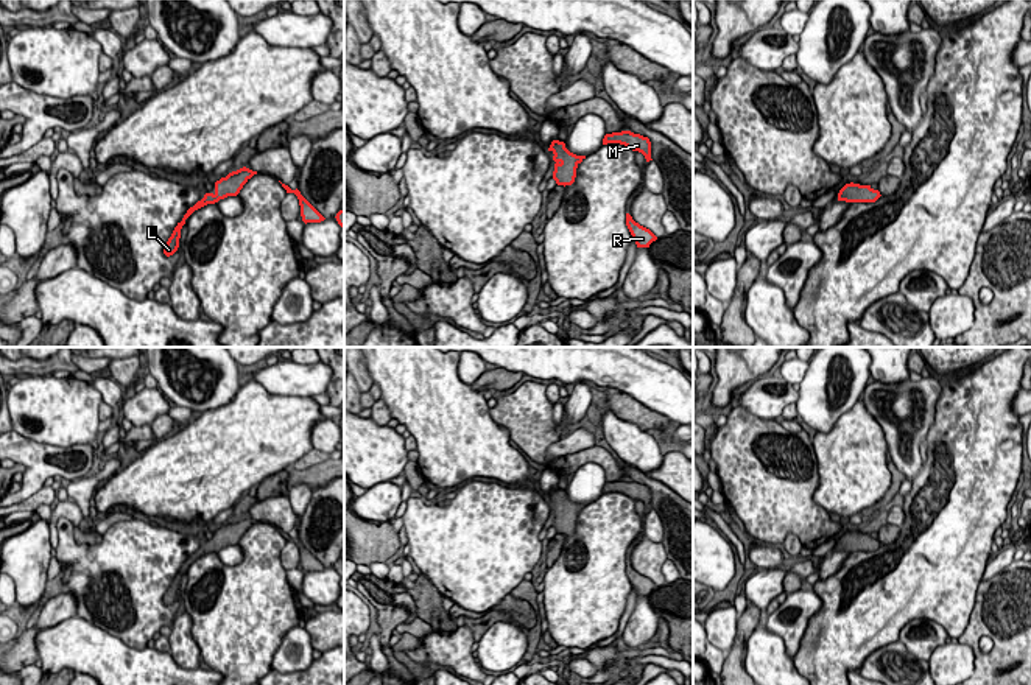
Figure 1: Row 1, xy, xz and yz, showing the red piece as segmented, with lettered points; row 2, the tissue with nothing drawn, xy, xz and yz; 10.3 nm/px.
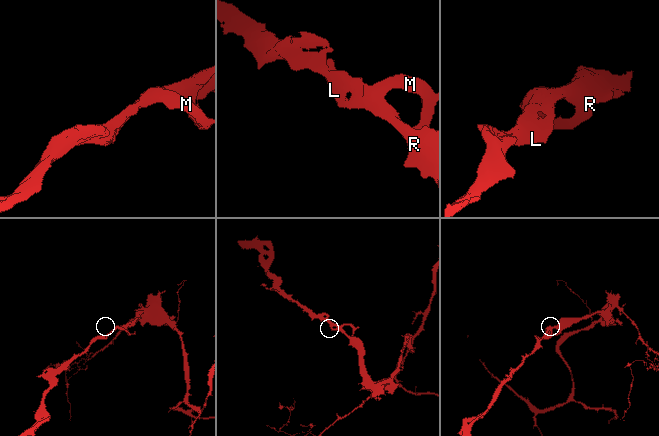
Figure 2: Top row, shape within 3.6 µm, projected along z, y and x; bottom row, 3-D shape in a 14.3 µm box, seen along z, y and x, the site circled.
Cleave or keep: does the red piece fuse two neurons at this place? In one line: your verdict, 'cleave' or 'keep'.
keep

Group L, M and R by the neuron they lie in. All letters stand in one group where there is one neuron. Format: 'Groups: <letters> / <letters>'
Groups: L M R

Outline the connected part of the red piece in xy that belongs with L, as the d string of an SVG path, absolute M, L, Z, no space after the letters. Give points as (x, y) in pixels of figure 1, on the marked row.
M246 167L229 173L226 177L221 177L220 181L215 182L215 191L213 193L206 193L201 201L198 201L193 207L187 210L184 215L182 221L178 223L174 227L171 237L168 238L167 244L164 246L164 254L167 257L173 255L178 248L179 248L179 238L181 238L181 229L185 224L185 220L198 209L207 206L207 204L215 204L220 199L224 199L227 196L237 196L243 185L254 176L257 171L252 171Z

